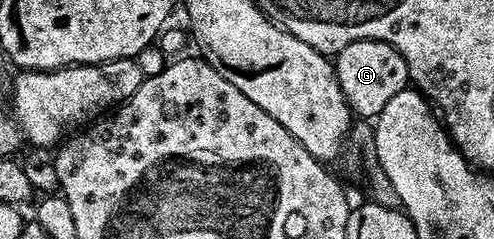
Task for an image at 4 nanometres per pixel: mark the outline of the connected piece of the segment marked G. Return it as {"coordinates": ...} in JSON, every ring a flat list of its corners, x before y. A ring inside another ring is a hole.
{"coordinates":[[377,40,354,42,341,48,338,54,334,55,333,61,337,80,341,84,341,92,345,92,345,100,358,117,360,114,361,117,368,118,368,120,378,118,381,108,385,108,385,104,389,104,389,100,393,100,393,96,397,96,397,92,408,89,409,75,405,60,387,42,378,42]]}

